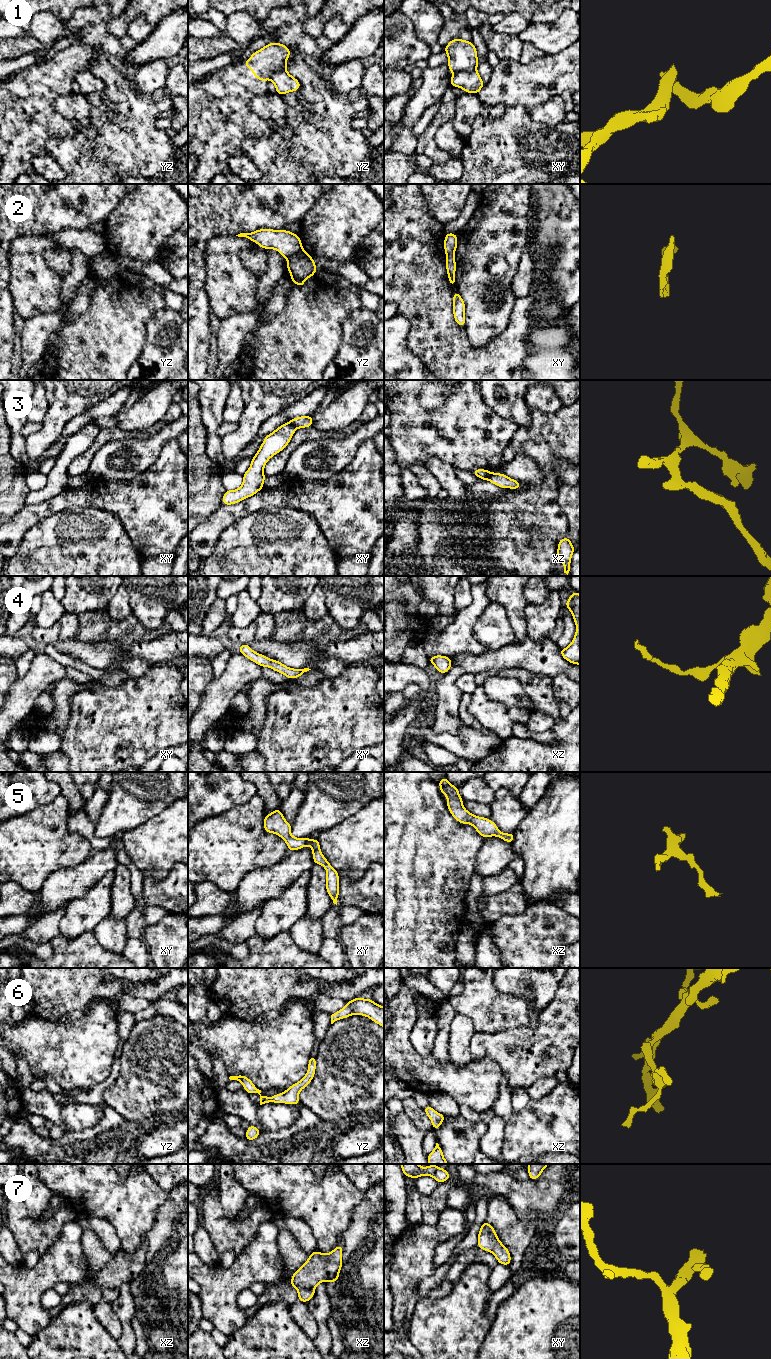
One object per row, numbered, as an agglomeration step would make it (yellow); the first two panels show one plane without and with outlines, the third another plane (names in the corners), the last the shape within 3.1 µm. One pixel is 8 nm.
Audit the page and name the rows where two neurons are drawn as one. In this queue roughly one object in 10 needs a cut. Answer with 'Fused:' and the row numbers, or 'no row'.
Fused: 1

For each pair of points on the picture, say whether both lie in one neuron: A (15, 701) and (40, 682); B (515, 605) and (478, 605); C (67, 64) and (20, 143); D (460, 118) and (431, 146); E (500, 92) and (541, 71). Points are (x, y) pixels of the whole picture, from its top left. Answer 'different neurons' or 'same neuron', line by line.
A: same neuron
B: different neurons
C: same neuron
D: different neurons
E: same neuron

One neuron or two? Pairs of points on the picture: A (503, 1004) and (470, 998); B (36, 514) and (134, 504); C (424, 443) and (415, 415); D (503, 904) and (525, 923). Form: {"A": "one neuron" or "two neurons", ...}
{"A": "one neuron", "B": "one neuron", "C": "one neuron", "D": "two neurons"}

